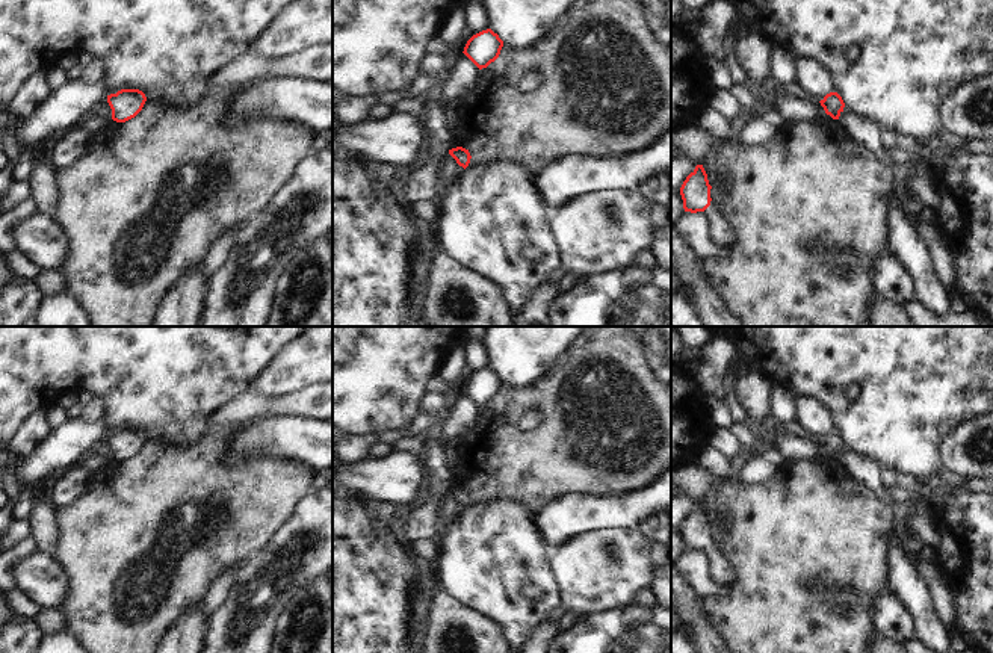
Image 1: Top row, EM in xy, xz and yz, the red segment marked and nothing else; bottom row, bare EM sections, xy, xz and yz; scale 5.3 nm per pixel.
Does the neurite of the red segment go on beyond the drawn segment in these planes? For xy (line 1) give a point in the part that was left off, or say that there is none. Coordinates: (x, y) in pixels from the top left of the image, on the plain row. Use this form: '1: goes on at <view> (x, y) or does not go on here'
1: does not go on here

